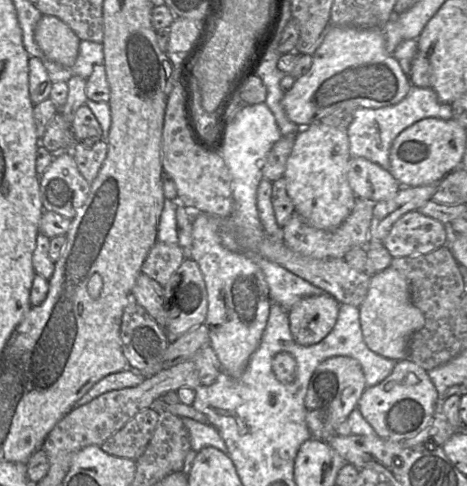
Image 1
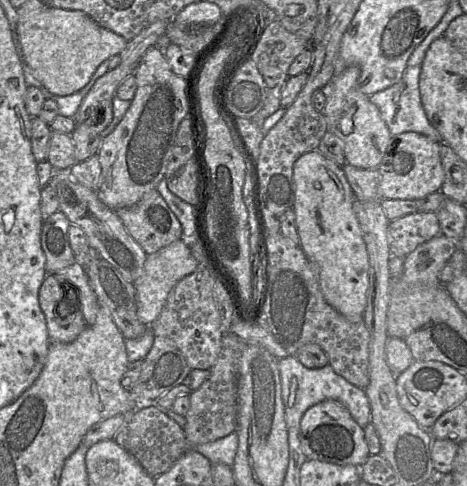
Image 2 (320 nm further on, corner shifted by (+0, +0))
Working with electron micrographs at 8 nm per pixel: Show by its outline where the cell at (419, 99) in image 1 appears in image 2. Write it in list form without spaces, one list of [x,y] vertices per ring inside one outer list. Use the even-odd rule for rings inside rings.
[[[420,65],[407,66],[401,79],[397,83],[370,95],[369,100],[378,107],[381,118],[386,123],[391,135],[412,131],[421,133],[433,141],[440,143],[443,142],[443,138],[439,131],[428,120],[421,103],[419,91],[420,73]]]

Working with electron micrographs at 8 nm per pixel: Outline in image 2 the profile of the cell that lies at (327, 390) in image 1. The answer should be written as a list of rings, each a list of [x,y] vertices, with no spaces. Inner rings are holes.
[[[325,400],[310,407],[300,423],[300,442],[307,459],[339,465],[360,467],[370,455],[363,428],[352,418],[348,410],[336,400]]]

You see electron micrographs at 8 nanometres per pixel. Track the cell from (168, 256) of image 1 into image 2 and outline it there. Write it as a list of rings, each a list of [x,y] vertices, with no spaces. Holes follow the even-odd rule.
[[[157,189],[147,192],[135,204],[114,211],[116,211],[129,234],[147,255],[153,254],[174,241],[182,239],[181,223]]]

